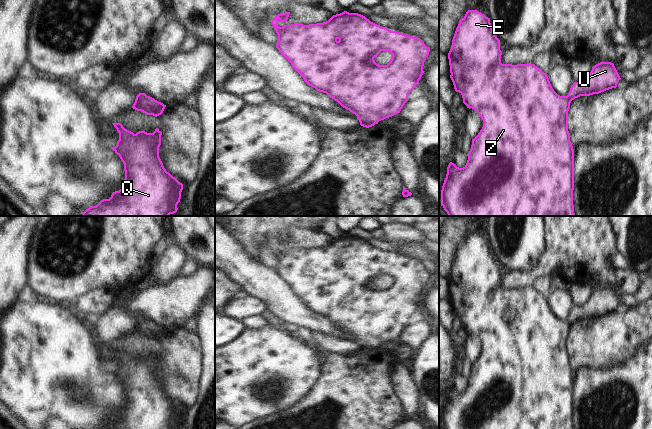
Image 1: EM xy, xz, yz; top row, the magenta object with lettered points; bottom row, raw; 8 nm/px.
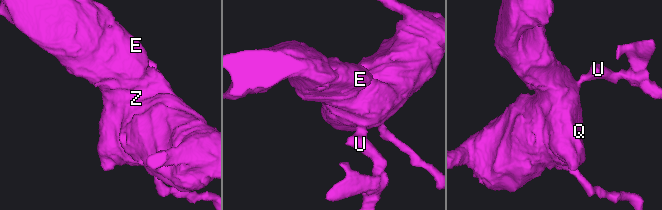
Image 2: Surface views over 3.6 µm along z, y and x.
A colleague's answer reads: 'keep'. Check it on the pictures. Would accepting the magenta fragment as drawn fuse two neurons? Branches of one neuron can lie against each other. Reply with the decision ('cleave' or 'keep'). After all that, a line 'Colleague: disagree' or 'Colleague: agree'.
cleave
Colleague: disagree

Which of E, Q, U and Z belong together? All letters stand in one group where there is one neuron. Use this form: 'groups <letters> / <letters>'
groups E Q Z / U

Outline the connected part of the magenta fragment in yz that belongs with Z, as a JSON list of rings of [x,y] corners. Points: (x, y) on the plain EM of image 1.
[[[468,234],[456,252],[448,277],[450,302],[455,315],[462,319],[463,327],[467,332],[474,333],[484,347],[478,359],[472,363],[466,389],[459,392],[454,387],[449,387],[441,414],[441,429],[573,429],[574,374],[568,355],[568,335],[571,325],[567,320],[558,319],[552,312],[547,298],[534,288],[502,288],[501,279],[500,264],[494,258],[490,242],[477,234]]]

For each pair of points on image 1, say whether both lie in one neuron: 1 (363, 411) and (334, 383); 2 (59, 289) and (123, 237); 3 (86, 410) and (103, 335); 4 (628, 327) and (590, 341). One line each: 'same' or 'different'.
1: same
2: same
3: different
4: same

